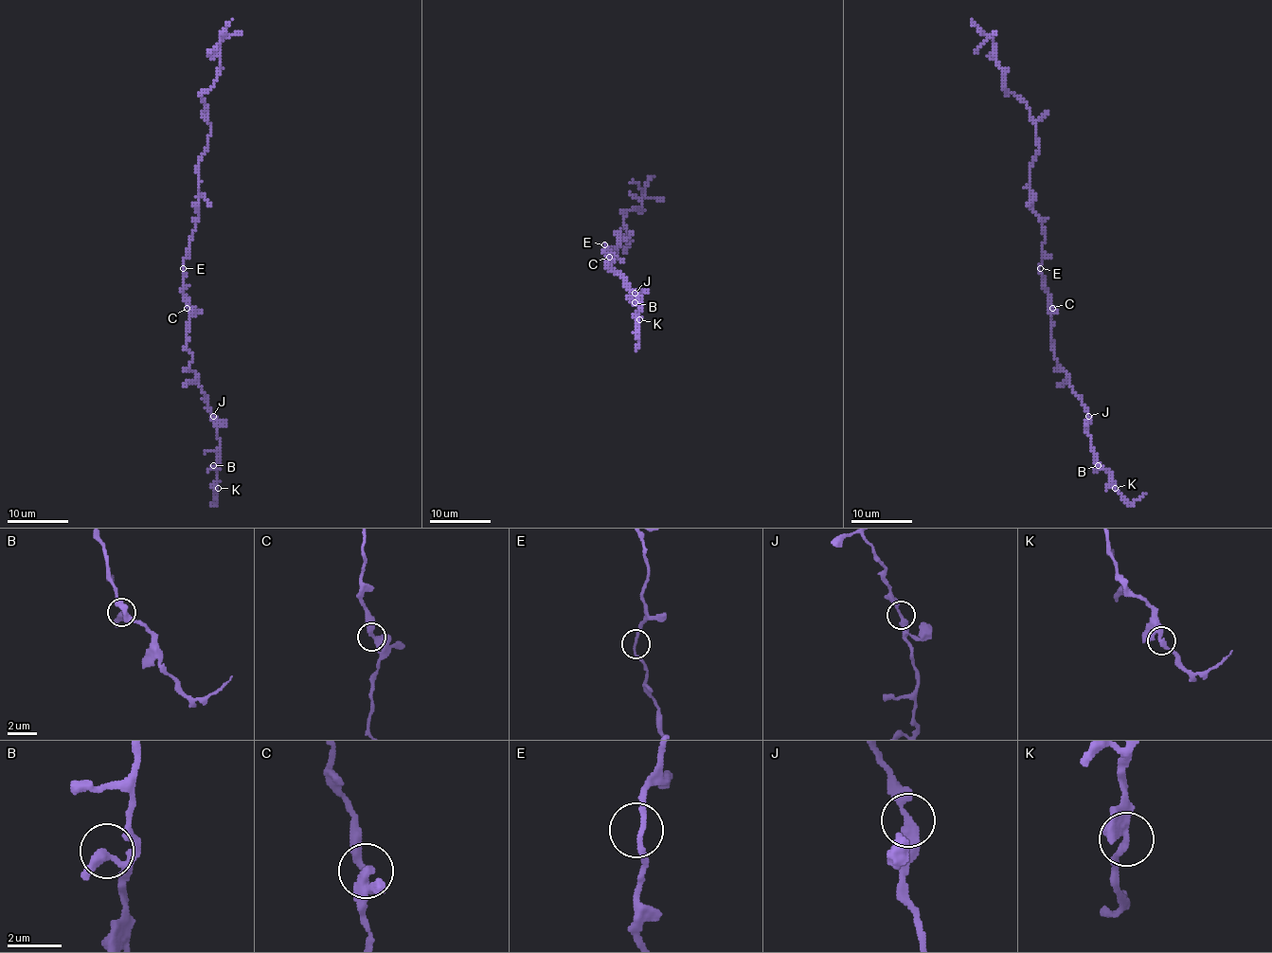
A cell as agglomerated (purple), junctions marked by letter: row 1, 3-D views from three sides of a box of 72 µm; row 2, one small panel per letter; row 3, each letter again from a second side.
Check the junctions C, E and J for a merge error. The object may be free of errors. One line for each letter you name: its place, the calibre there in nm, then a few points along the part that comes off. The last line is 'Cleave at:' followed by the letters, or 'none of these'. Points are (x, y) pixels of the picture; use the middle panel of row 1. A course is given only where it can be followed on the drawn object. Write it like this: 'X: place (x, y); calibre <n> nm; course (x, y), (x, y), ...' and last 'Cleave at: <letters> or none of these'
Cleave at: none of these

